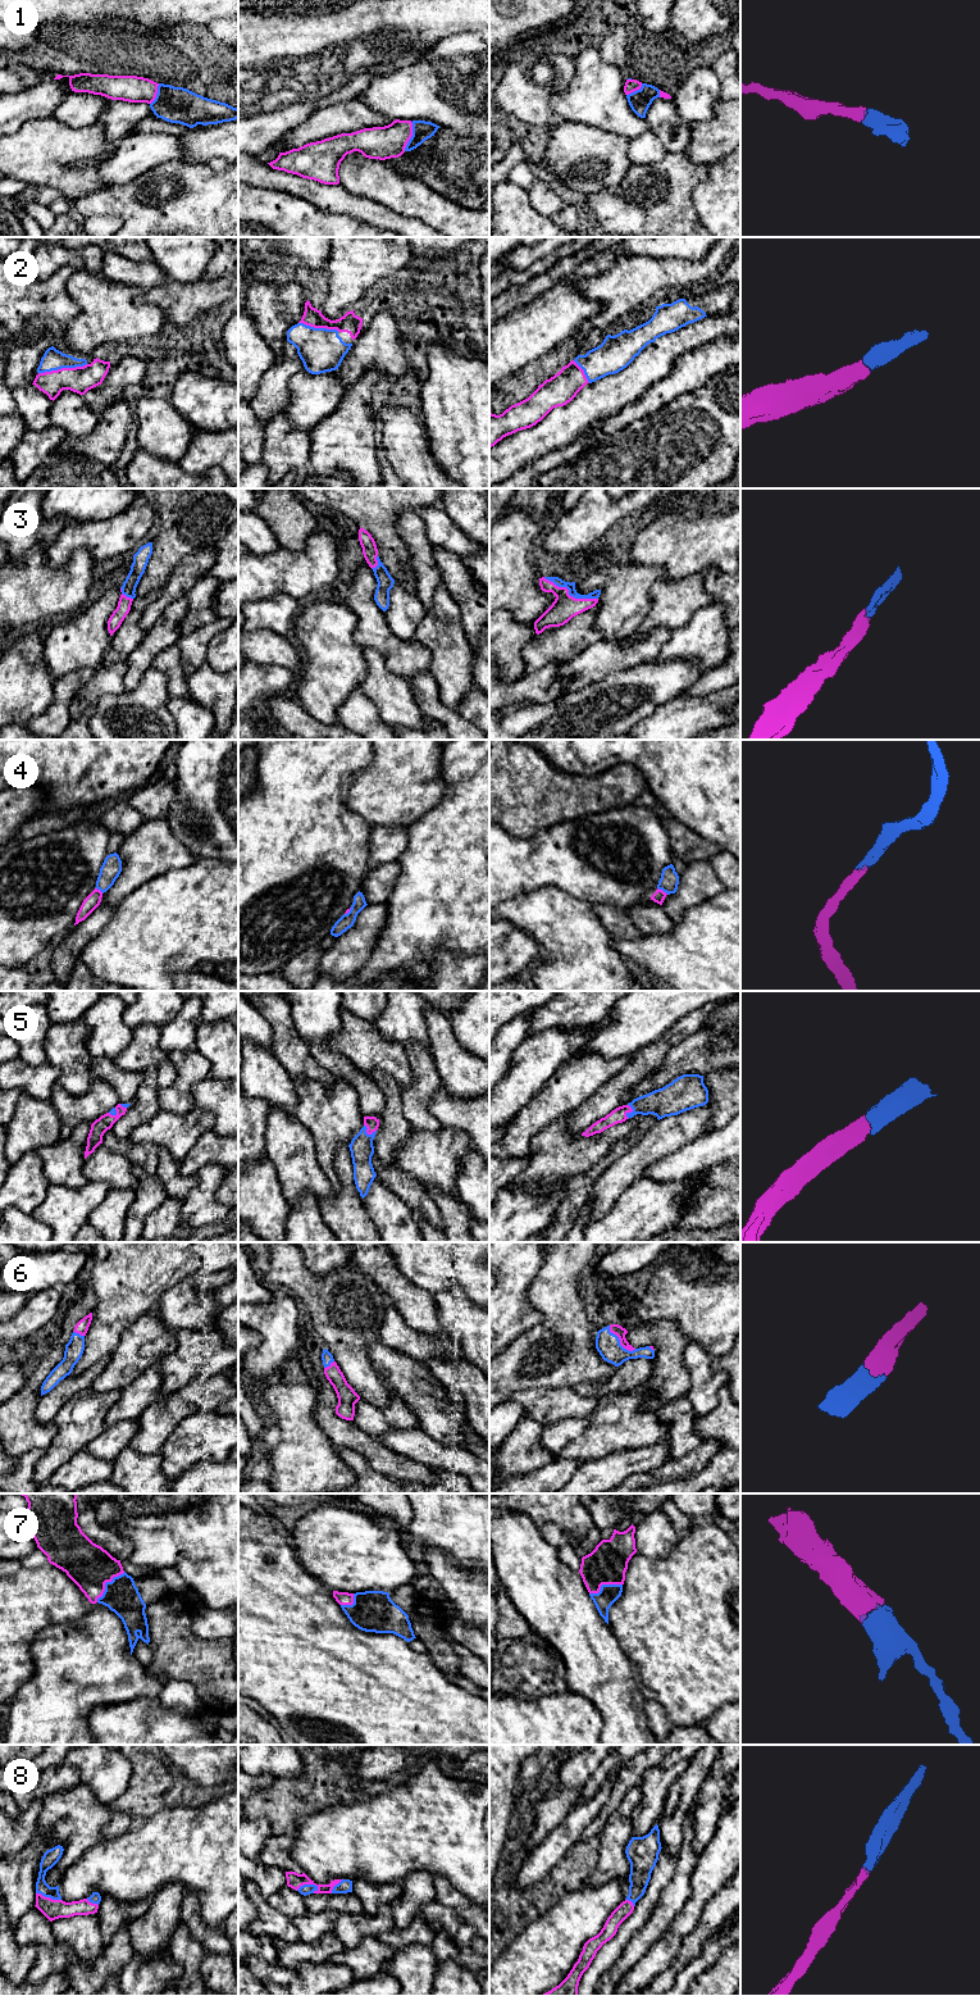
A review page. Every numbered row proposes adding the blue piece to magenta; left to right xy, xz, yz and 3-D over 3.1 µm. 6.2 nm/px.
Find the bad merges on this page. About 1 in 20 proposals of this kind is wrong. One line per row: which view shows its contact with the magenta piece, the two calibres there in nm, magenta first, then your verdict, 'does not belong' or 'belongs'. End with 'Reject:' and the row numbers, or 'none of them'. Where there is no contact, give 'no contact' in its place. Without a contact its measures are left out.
1: meets magenta in xz; 200 nm thick on the magenta side, 120 nm on the other; belongs
2: meets magenta in xy; 170 nm thick on the magenta side, 140 nm on the other; belongs
3: meets magenta in yz; 160 nm thick on the magenta side, 50 nm on the other; belongs
4: meets magenta in yz; 80 nm thick on the magenta side, 120 nm on the other; belongs
5: meets magenta in xz; 90 nm thick on the magenta side, 150 nm on the other; belongs
6: meets magenta in yz; 70 nm thick on the magenta side, 150 nm on the other; belongs
7: meets magenta in xy; 280 nm thick on the magenta side, 220 nm on the other; belongs
8: meets magenta in xz; 100 nm thick on the magenta side, 70 nm on the other; belongs
Reject: none of them

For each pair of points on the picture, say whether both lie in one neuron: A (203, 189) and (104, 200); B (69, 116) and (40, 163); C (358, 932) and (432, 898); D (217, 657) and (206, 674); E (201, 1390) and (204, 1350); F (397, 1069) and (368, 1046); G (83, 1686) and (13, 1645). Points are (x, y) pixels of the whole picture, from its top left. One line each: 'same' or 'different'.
A: same
B: different
C: different
D: different
E: different
F: same
G: different

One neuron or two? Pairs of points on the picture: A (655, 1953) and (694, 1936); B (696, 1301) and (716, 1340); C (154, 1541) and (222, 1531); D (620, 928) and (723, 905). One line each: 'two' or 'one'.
A: two
B: one
C: two
D: two

